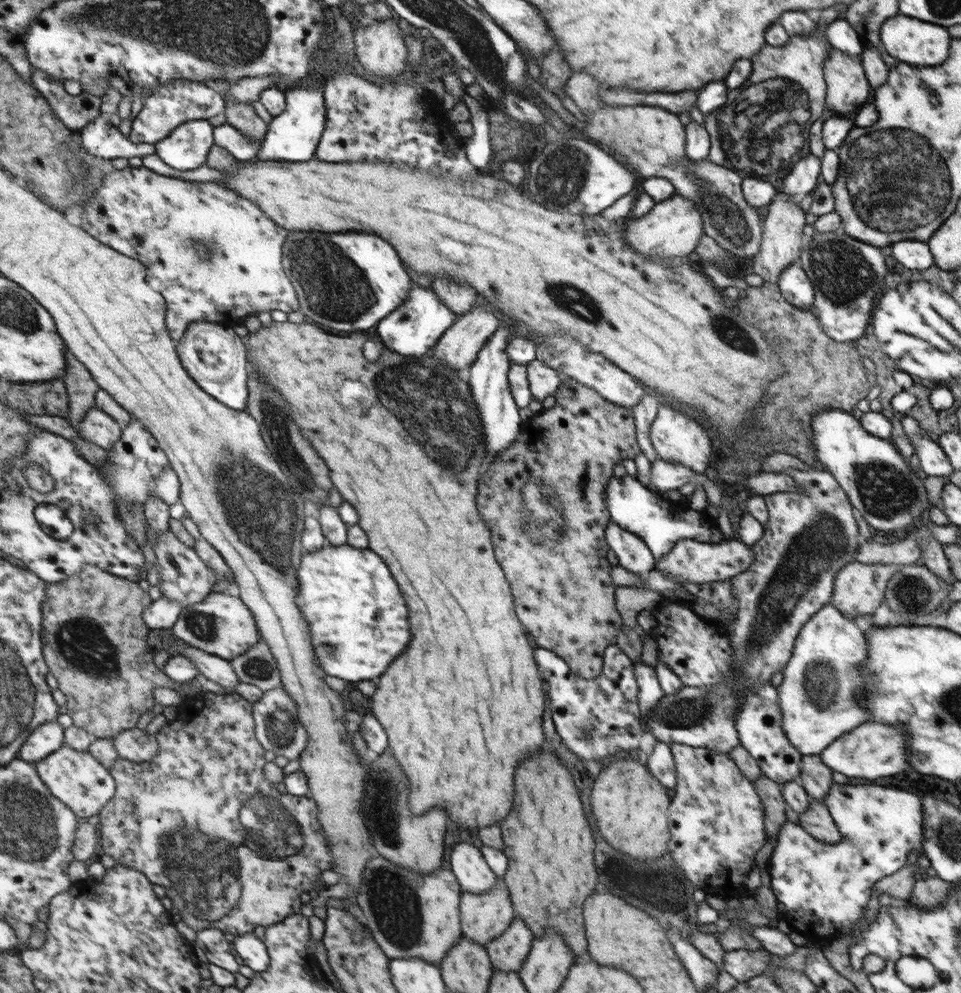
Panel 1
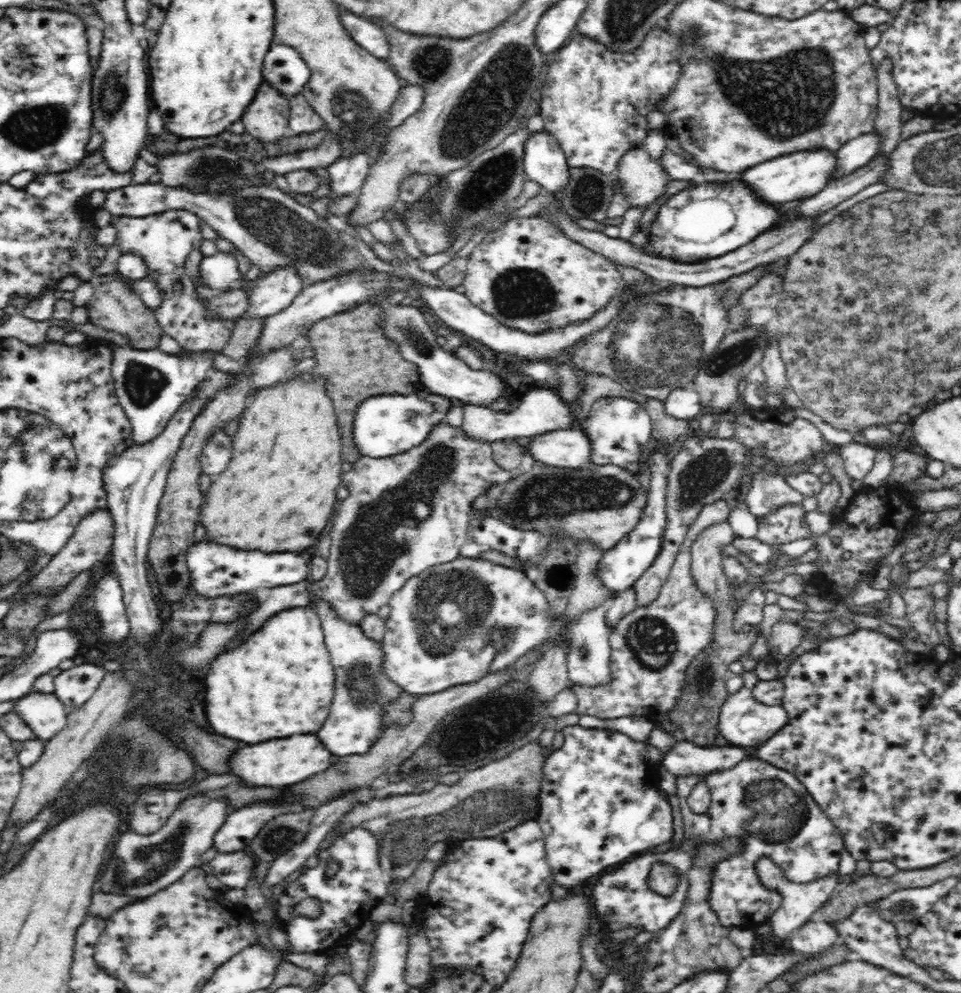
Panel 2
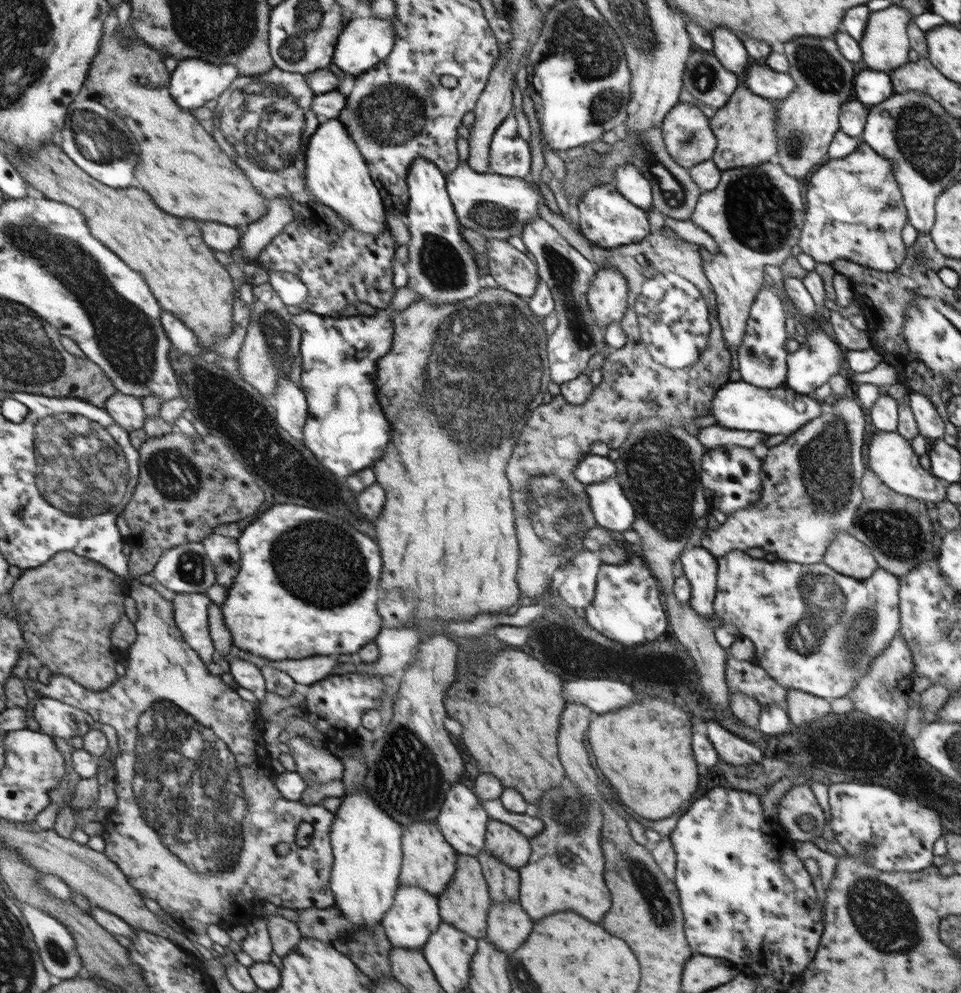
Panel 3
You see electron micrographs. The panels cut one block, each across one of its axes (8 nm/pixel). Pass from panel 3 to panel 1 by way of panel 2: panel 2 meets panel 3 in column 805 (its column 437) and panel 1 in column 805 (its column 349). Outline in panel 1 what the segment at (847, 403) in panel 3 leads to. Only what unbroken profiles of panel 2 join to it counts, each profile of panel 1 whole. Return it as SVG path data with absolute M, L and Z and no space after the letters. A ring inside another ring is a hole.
M810 465L807 471L792 470L789 474L798 484L804 494L798 492L778 492L765 497L768 512L768 524L764 526L764 533L758 543L750 545L754 551L754 562L746 567L744 572L736 574L727 580L732 585L736 595L739 610L735 620L728 630L729 644L731 645L733 676L722 680L714 688L683 687L674 694L665 694L660 703L646 718L643 725L656 740L666 744L686 744L695 748L706 748L714 753L729 754L739 747L738 725L735 724L738 716L738 706L742 702L742 694L748 690L756 694L774 674L781 672L786 663L794 654L795 641L803 625L834 598L835 576L842 567L856 560L858 548L858 526L852 516L852 506L848 502L848 495L839 485L836 476L828 470L822 470Z

